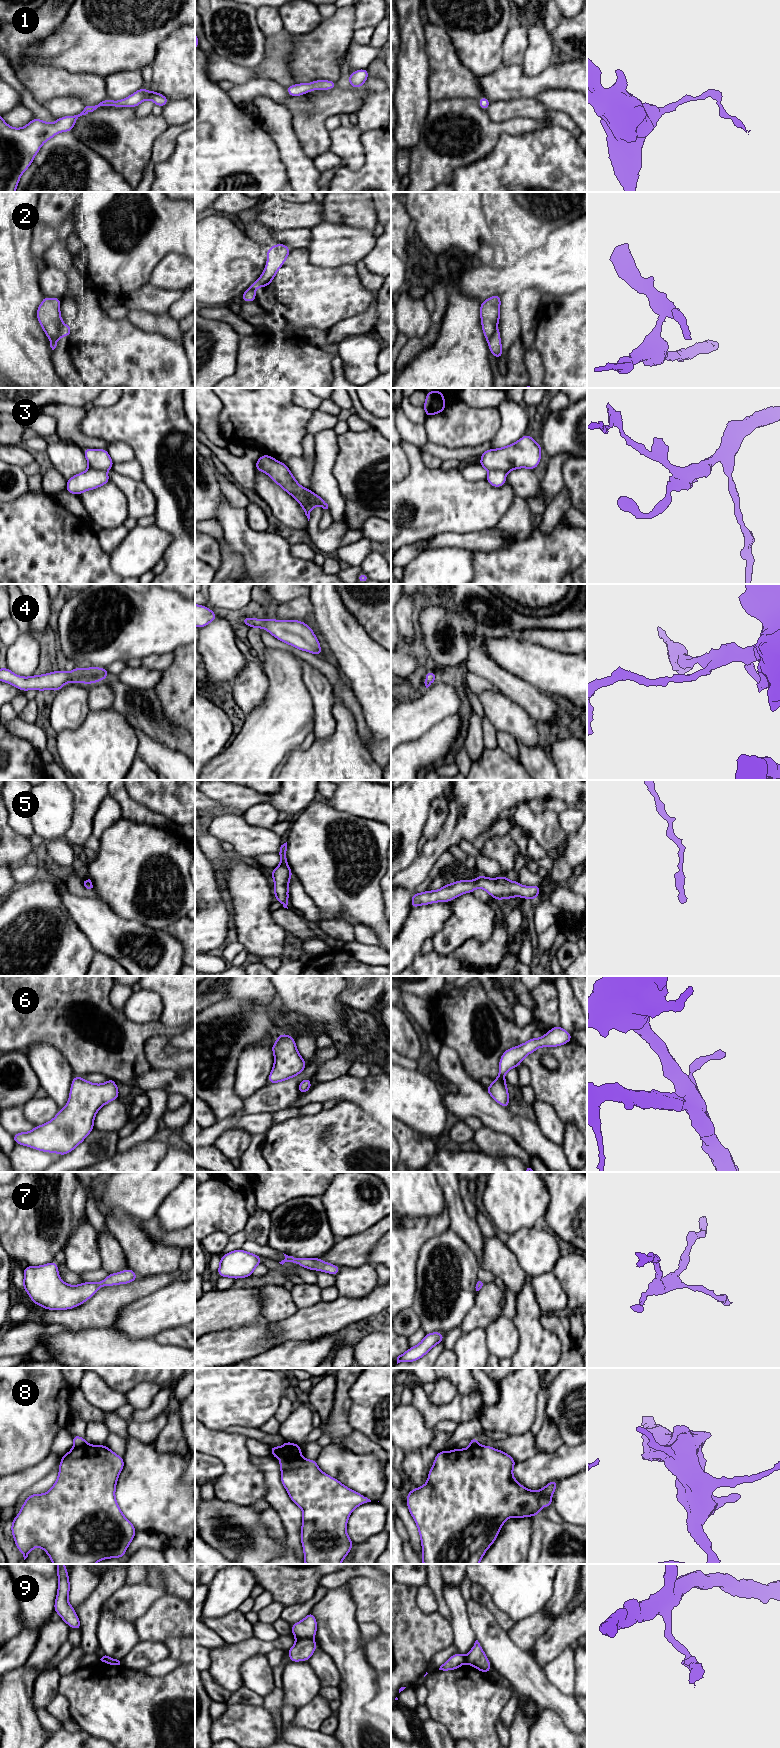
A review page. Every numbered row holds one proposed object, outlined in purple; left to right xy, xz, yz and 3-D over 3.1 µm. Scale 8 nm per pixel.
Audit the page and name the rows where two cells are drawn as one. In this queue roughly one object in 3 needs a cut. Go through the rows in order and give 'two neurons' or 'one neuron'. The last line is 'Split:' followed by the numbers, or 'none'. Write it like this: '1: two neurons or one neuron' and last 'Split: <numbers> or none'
1: one neuron
2: two neurons
3: two neurons
4: one neuron
5: one neuron
6: one neuron
7: one neuron
8: two neurons
9: two neurons
Split: 2, 3, 8, 9

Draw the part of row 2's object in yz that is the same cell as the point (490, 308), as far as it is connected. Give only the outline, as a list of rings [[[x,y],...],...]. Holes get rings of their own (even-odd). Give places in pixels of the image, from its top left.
[[[493,295],[481,302],[480,317],[485,339],[488,341],[496,331],[500,319],[501,296]]]

